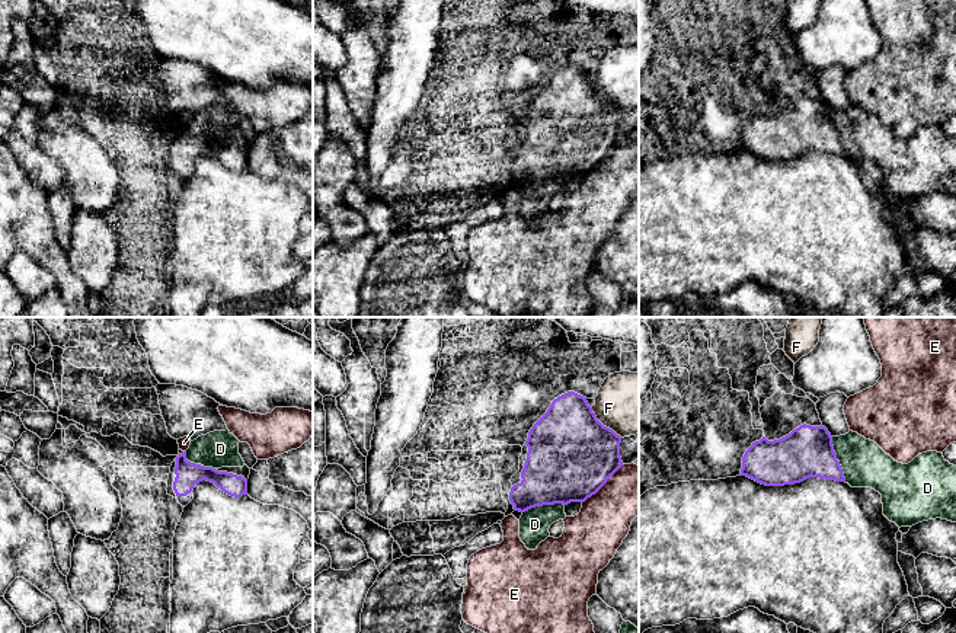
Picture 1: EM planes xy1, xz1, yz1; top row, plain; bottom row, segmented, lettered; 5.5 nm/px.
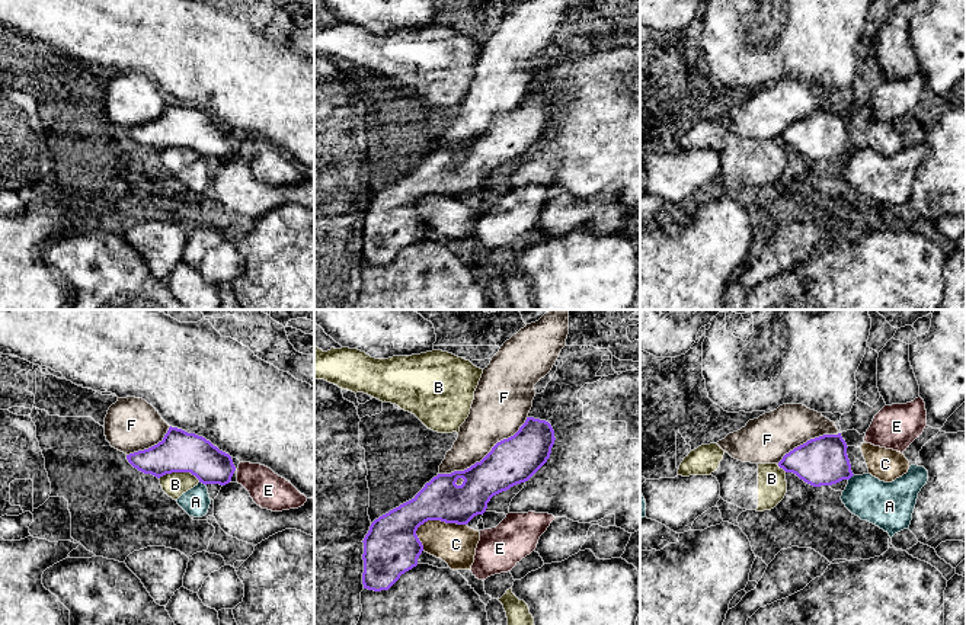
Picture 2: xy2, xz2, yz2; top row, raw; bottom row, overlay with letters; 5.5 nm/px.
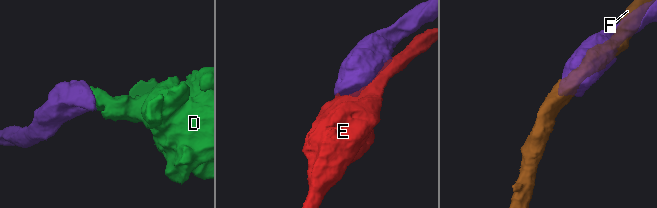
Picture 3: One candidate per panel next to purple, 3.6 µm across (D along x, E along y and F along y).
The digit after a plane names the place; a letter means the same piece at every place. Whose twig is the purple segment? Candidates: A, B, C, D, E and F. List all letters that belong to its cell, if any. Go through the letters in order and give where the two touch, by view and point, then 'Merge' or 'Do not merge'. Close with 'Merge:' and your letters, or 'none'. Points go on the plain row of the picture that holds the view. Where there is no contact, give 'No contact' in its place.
A: Touches purple at xy2 (202, 157). Do not merge
B: Touches purple at xy2 (179, 146). Do not merge
C: Touches purple at xz2 (438, 194). Do not merge
D: Touches purple at yz1 (835, 133). Merge
E: Touches purple at xz1 (603, 159). Do not merge
F: Touches purple at xz2 (486, 130). Do not merge
Merge: D

